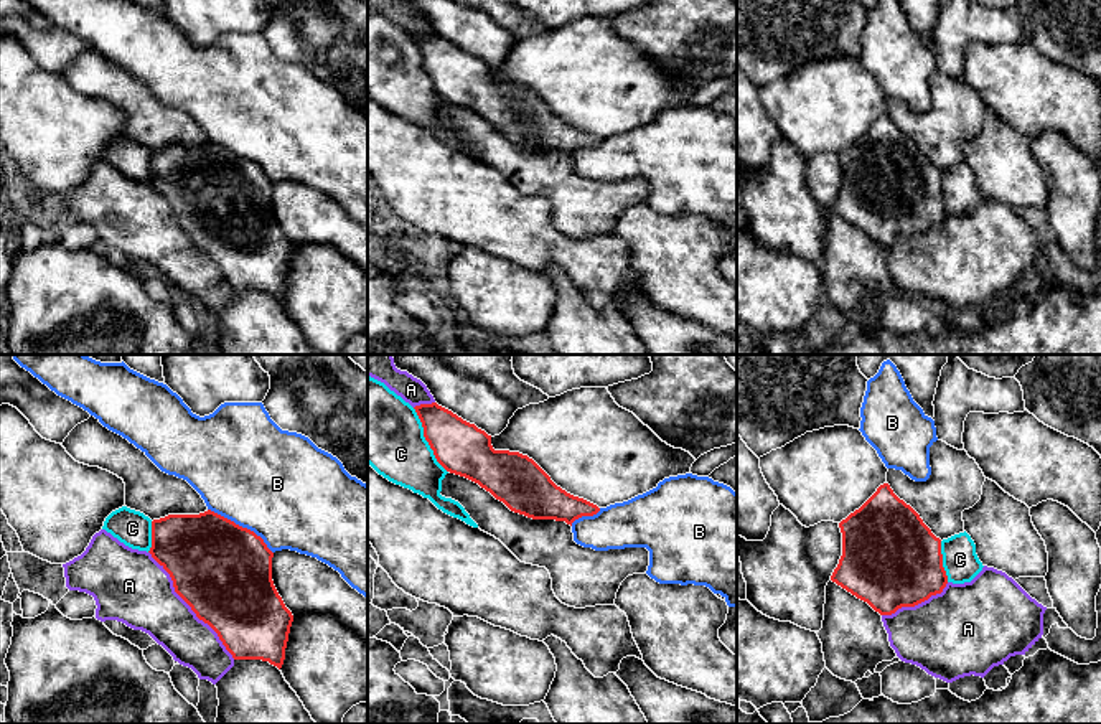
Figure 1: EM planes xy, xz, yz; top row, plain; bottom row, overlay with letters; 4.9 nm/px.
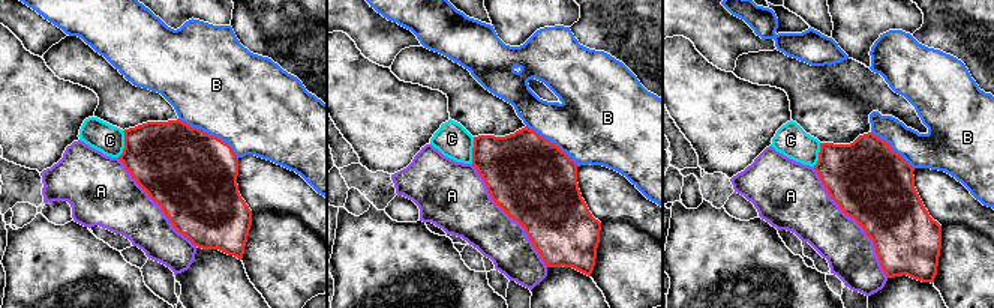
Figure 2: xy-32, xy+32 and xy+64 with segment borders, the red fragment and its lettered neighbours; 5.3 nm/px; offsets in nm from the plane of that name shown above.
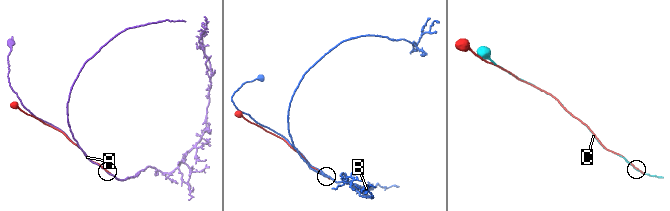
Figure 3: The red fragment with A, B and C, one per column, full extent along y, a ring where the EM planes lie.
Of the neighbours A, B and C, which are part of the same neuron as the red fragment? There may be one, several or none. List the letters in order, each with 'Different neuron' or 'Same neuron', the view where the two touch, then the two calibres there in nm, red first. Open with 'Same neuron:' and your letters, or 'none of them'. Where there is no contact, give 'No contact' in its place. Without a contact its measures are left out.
Same neuron: none of them
A: Different neuron. Touches red in xy. Thickness 480 nm (red) against 340 nm
B: Different neuron. Touches red in xy. Thickness 480 nm (red) against 500 nm
C: Different neuron. Touches red in xz. Thickness 260 nm (red) against 360 nm

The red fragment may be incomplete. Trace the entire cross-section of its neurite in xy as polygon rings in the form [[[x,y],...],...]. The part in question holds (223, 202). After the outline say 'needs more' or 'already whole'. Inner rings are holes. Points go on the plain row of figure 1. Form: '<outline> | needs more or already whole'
[[[91,46],[77,54],[61,74],[79,94],[107,101],[125,114],[125,137],[152,150],[152,188],[170,205],[175,223],[191,237],[199,251],[219,267],[234,290],[262,290],[279,300],[285,290],[292,242],[285,237],[272,211],[274,183],[254,162],[211,142],[201,125],[183,109],[162,102],[140,79],[104,58]]] | needs more

